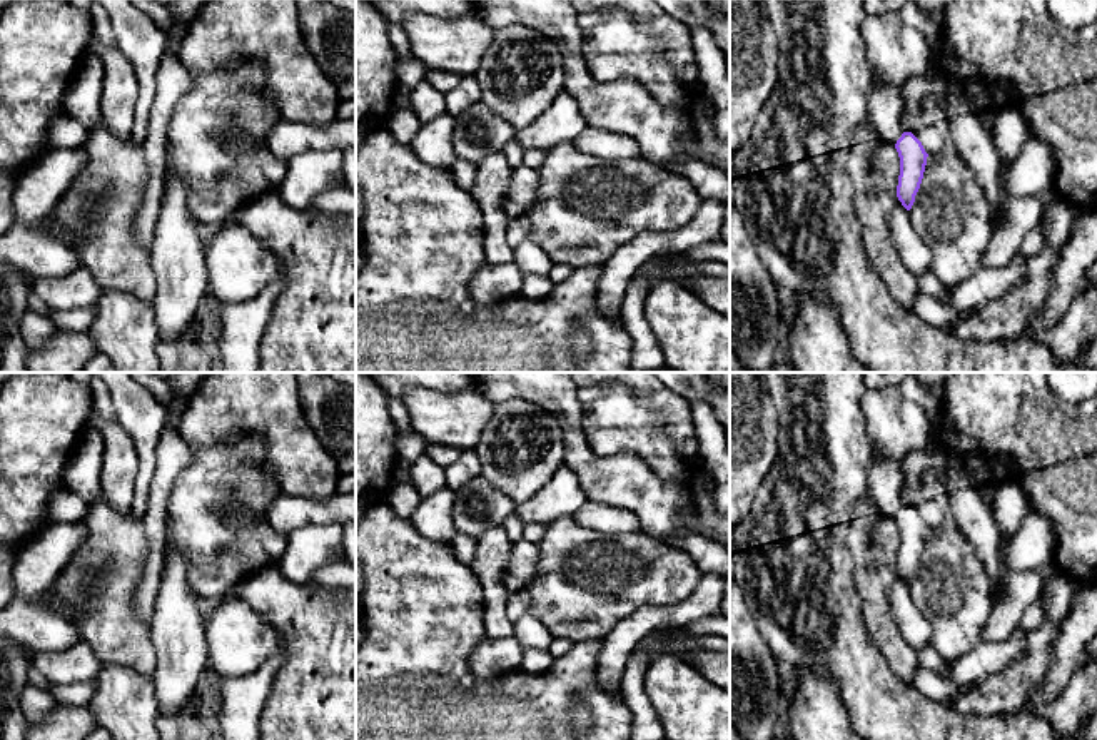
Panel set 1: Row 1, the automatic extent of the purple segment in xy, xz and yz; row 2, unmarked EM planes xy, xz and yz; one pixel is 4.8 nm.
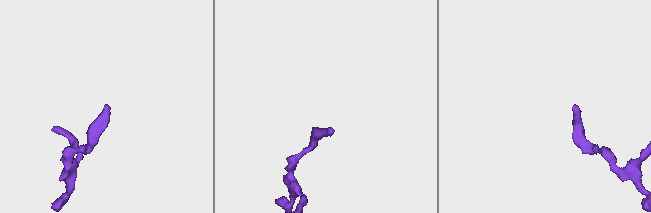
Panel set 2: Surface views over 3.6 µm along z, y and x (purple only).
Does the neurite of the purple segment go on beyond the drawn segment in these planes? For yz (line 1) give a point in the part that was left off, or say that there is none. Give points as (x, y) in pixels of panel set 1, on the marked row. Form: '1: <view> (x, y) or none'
1: yz (897, 52)

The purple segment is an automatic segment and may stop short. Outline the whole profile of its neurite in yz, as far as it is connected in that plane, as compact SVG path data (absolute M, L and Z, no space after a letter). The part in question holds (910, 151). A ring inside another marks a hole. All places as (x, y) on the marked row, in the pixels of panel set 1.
M898 12L865 15L862 33L873 70L868 90L868 119L883 140L895 145L900 157L897 197L910 210L920 189L927 157L922 142L900 125L903 100L900 87L928 73L937 48L922 32L907 25Z

